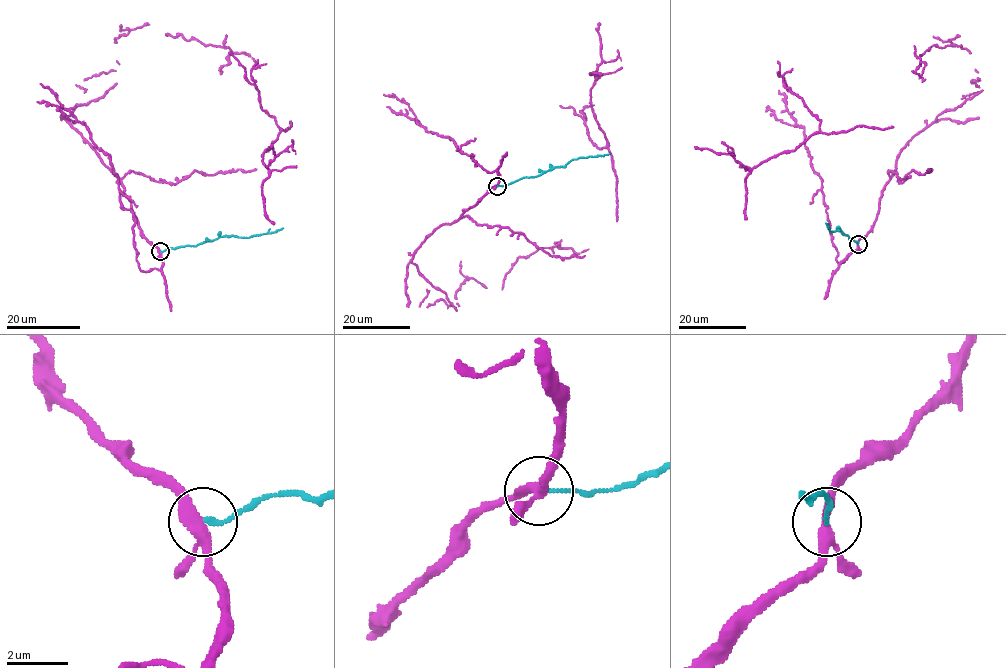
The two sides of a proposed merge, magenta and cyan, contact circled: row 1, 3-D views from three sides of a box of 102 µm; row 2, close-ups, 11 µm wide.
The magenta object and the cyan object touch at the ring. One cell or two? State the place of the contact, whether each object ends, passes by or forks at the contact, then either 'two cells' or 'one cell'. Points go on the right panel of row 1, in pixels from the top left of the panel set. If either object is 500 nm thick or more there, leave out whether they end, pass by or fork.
place (858, 244); magenta forks; cyan ends; two cells

